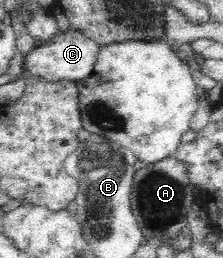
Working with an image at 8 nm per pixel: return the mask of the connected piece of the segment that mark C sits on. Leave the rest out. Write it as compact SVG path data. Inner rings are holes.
M74 29L60 31L50 42L40 44L25 55L22 64L23 74L32 73L51 82L84 81L85 78L90 78L94 72L100 48L101 45L92 40L84 31Z

